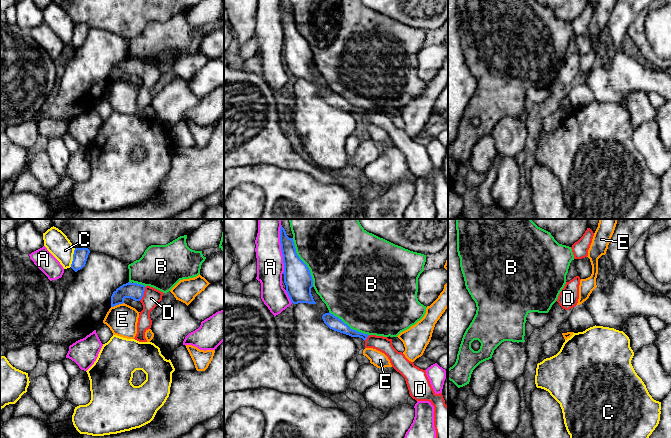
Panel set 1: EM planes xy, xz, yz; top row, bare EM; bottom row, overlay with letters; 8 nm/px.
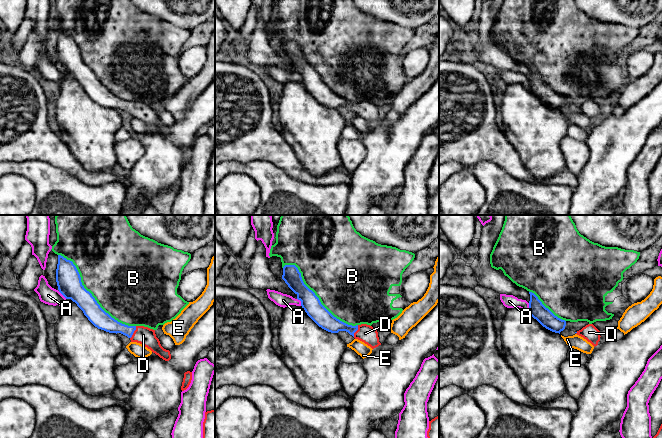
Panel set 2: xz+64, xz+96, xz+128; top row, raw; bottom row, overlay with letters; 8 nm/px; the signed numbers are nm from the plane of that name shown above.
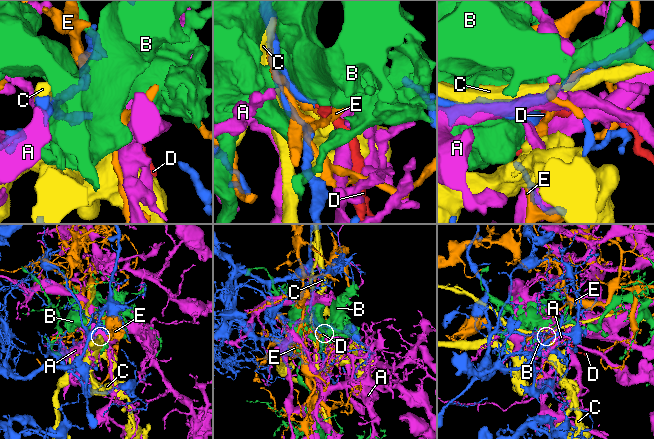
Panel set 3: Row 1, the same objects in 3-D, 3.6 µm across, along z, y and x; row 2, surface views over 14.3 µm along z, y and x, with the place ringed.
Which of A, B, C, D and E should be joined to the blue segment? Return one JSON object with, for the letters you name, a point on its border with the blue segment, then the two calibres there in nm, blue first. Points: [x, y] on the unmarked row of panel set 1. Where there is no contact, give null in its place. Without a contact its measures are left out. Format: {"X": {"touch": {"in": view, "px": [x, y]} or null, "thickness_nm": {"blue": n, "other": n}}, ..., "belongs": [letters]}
{"D": {"touch": {"in": "xy", "px": [143, 70]}, "thickness_nm": {"blue": 130, "other": 140}}, "belongs": ["D"]}

